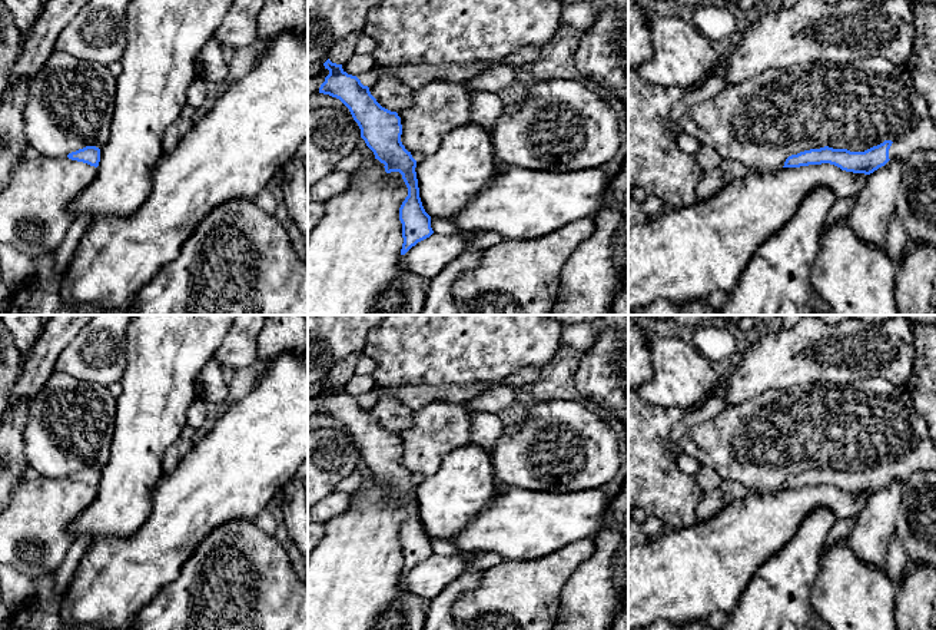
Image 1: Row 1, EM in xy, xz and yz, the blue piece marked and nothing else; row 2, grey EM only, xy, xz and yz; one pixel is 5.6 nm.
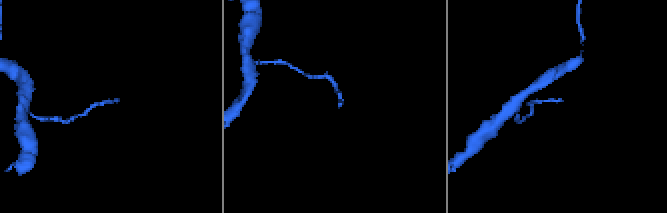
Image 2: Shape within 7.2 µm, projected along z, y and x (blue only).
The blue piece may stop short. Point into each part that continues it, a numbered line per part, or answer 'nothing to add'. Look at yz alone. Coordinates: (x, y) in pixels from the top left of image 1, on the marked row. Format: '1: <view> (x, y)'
1: yz (923, 136)

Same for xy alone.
nothing to add

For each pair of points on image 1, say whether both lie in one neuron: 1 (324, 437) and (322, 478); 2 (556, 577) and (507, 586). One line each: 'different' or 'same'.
1: same
2: same

